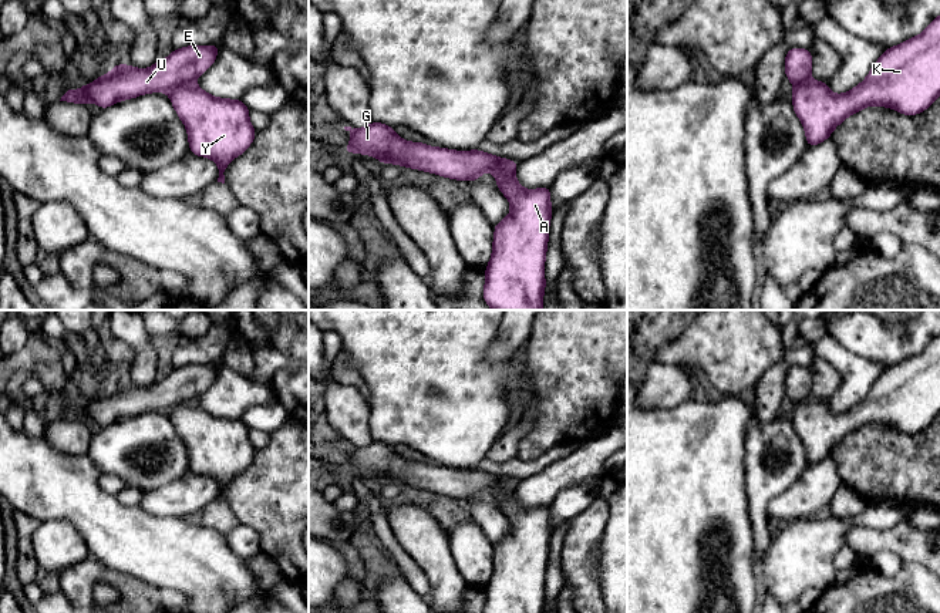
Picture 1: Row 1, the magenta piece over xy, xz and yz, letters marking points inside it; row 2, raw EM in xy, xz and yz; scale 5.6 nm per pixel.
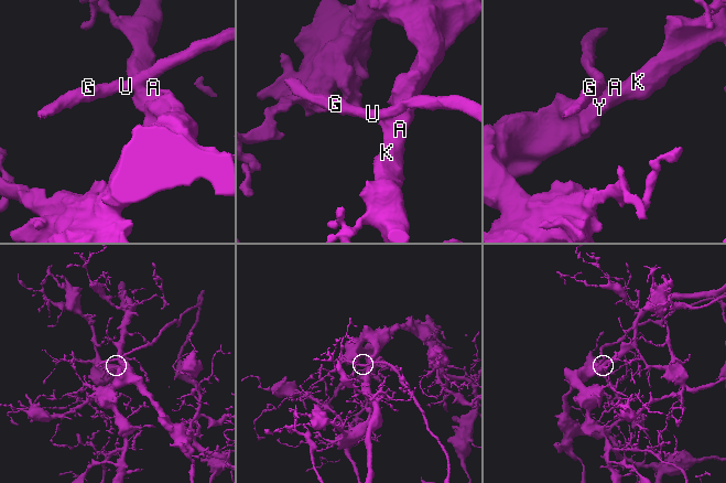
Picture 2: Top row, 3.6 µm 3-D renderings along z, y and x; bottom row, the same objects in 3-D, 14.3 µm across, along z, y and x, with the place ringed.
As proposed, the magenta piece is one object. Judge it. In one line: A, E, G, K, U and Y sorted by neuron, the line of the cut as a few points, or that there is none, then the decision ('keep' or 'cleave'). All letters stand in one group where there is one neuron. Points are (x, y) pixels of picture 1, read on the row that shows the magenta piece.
A K Y / E G U | xy (194, 81), (178, 84), (168, 93) | cleave

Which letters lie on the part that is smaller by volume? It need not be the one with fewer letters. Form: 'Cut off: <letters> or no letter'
Cut off: E, G, U

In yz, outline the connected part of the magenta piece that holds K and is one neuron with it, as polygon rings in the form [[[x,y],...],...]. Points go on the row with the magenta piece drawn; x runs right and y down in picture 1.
[[[940,16],[922,34],[885,50],[867,77],[850,91],[832,94],[828,82],[809,80],[795,87],[791,98],[806,142],[815,146],[849,115],[869,105],[916,115],[939,95]]]

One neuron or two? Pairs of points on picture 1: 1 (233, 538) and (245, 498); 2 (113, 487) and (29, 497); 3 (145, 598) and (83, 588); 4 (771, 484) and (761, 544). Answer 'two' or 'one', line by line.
1: two
2: two
3: one
4: one

